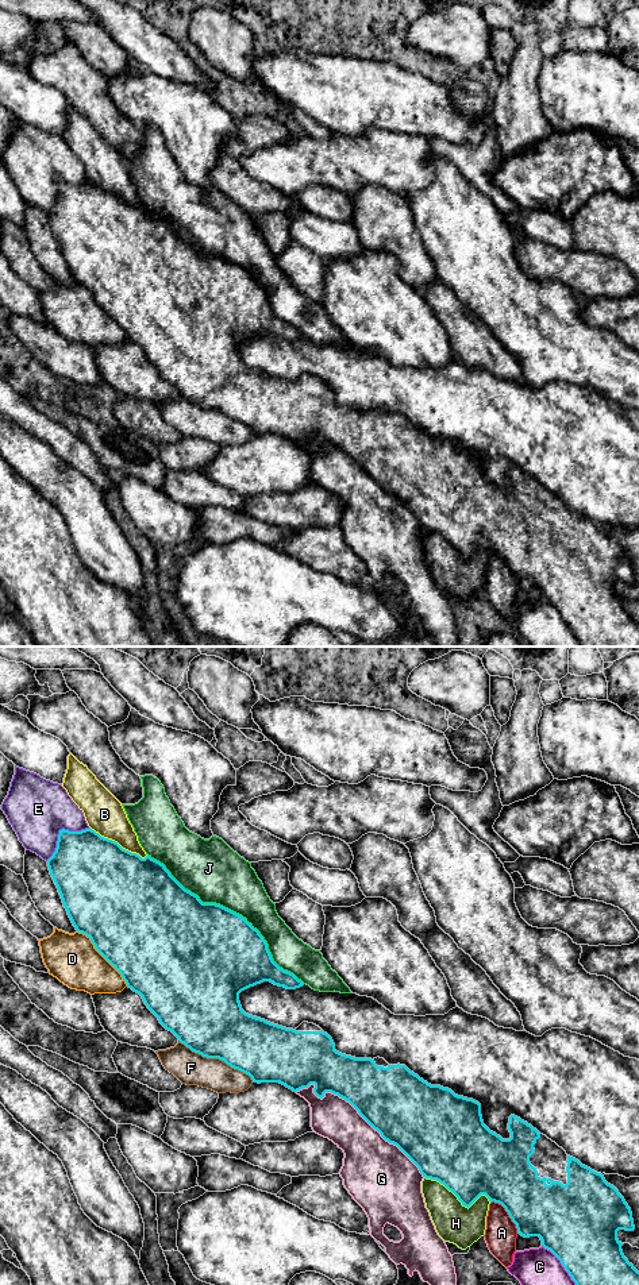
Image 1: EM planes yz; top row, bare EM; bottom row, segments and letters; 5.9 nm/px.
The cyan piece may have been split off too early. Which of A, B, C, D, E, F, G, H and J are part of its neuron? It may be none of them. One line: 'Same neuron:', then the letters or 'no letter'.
Same neuron: J

